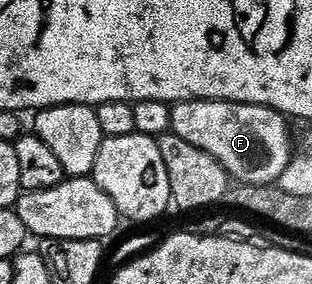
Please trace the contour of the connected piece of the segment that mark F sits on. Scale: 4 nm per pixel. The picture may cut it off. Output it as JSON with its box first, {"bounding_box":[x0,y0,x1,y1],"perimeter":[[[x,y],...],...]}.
{"bounding_box":[171,100,293,186],"perimeter":[[[190,100],[189,102],[176,104],[171,109],[171,131],[177,134],[177,138],[185,138],[185,142],[197,146],[197,150],[205,150],[205,154],[217,158],[217,162],[221,162],[221,166],[227,172],[228,177],[243,186],[249,184],[253,186],[271,186],[279,181],[281,174],[285,174],[285,166],[289,166],[293,155],[293,149],[291,149],[291,132],[287,129],[287,124],[289,124],[288,117],[282,116],[279,112],[274,112],[272,108],[257,106],[256,104],[230,104],[224,100]]]}

